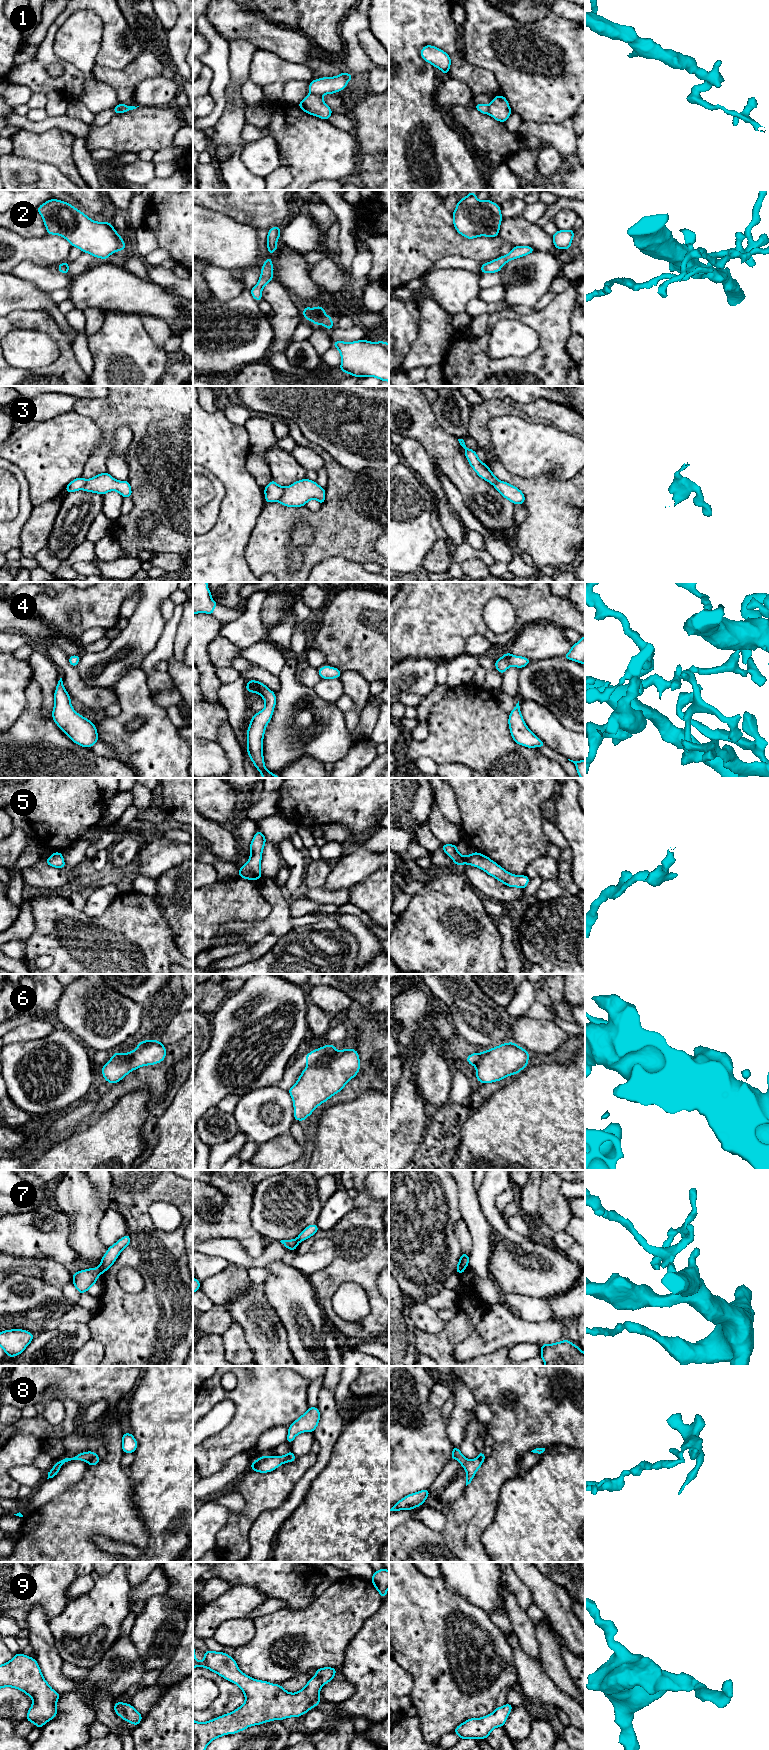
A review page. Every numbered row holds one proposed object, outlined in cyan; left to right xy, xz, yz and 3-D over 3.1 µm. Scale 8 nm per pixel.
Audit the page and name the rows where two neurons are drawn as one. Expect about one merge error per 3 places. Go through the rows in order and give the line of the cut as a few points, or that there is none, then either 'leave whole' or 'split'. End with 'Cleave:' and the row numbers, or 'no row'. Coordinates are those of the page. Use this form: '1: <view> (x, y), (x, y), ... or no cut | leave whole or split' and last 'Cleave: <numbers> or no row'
1: xz (310, 92), (320, 96) | split
2: no cut | leave whole
3: xz (284, 488), (284, 491), (276, 500) | split
4: no cut | leave whole
5: no cut | leave whole
6: xz (335, 1052), (324, 1061), (307, 1066) | split
7: xy (99, 1266), (102, 1272) | split
8: xy (95, 1453), (88, 1462) | split
9: no cut | leave whole
Cleave: 1, 3, 6, 7, 8

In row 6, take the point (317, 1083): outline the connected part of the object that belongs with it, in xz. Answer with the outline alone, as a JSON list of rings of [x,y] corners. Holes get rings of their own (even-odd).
[[[353,1048],[342,1049],[323,1063],[307,1066],[297,1082],[288,1090],[293,1100],[294,1120],[304,1121],[319,1105],[339,1093],[359,1070],[359,1054]]]

